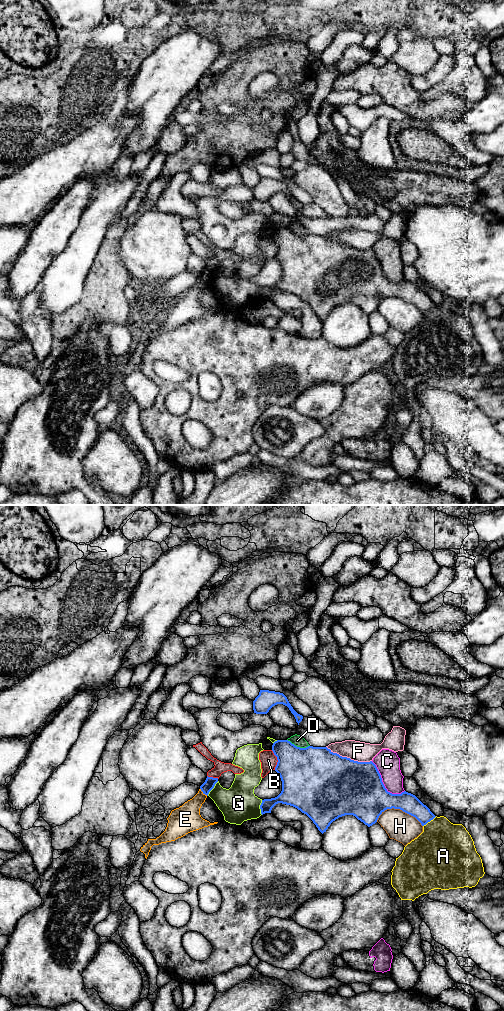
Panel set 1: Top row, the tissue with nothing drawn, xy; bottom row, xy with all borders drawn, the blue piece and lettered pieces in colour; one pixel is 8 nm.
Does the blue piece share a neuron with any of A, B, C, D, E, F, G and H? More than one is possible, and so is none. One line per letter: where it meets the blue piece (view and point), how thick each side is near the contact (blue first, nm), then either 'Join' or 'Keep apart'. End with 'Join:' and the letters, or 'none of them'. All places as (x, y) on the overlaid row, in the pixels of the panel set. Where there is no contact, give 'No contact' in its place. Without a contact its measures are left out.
A: Touches blue at xy (429, 821). Thickness 160 nm (blue) against 440 nm. Keep apart
B: Touches blue at xy (277, 759). Thickness 400 nm (blue) against 130 nm. Keep apart
C: Touches blue at xy (383, 784). Thickness 440 nm (blue) against 190 nm. Keep apart
D: Touches blue at xy (298, 747). Thickness 460 nm (blue) against 90 nm. Keep apart
E: Touches blue at xy (203, 792). Thickness 90 nm (blue) against 220 nm. Keep apart
F: Touches blue at xy (349, 758). Thickness 480 nm (blue) against 160 nm. Keep apart
G: Touches blue at xy (213, 787). Thickness 90 nm (blue) against 280 nm. Keep apart
H: Touches blue at xy (399, 808). Thickness 300 nm (blue) against 240 nm. Keep apart
Join: none of them

